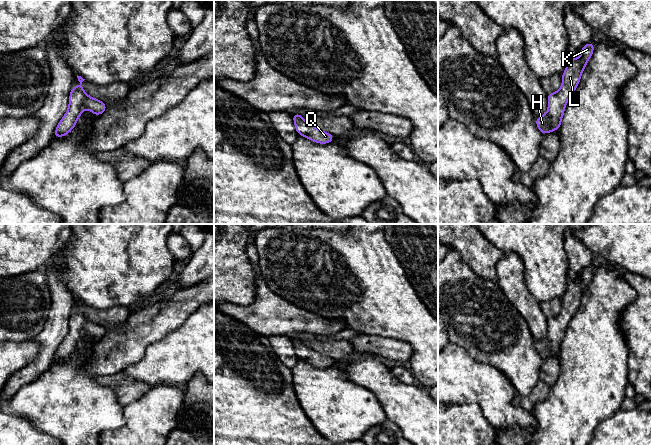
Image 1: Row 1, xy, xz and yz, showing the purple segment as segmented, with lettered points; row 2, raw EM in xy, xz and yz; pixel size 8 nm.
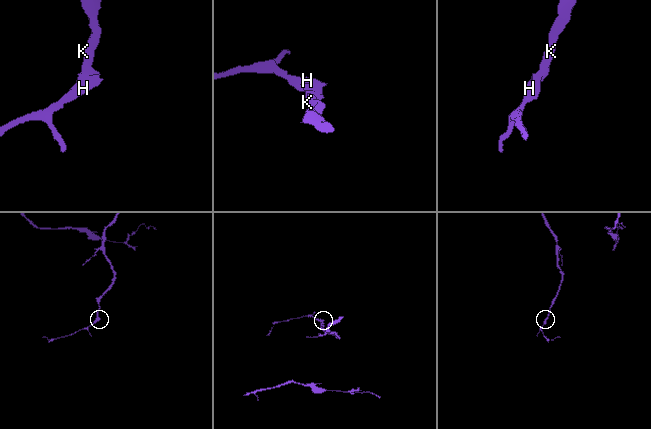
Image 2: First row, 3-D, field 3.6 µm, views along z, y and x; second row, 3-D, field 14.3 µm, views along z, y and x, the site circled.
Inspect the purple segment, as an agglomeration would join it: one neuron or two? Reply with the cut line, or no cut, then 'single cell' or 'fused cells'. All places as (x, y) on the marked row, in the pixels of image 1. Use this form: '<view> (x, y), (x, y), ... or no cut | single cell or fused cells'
no cut | single cell

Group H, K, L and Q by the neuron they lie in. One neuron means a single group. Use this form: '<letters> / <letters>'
H K L Q

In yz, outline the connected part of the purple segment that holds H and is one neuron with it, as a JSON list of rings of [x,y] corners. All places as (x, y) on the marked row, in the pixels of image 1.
[[[590,41],[581,48],[581,58],[569,59],[567,67],[561,75],[562,86],[560,90],[547,94],[548,111],[545,115],[535,118],[535,123],[542,135],[546,135],[550,131],[559,131],[566,104],[578,87],[582,72],[587,66],[594,49],[595,46]]]

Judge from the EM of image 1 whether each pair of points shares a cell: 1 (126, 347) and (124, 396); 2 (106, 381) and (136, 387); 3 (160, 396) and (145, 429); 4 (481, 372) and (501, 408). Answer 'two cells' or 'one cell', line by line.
1: two cells
2: one cell
3: one cell
4: one cell

